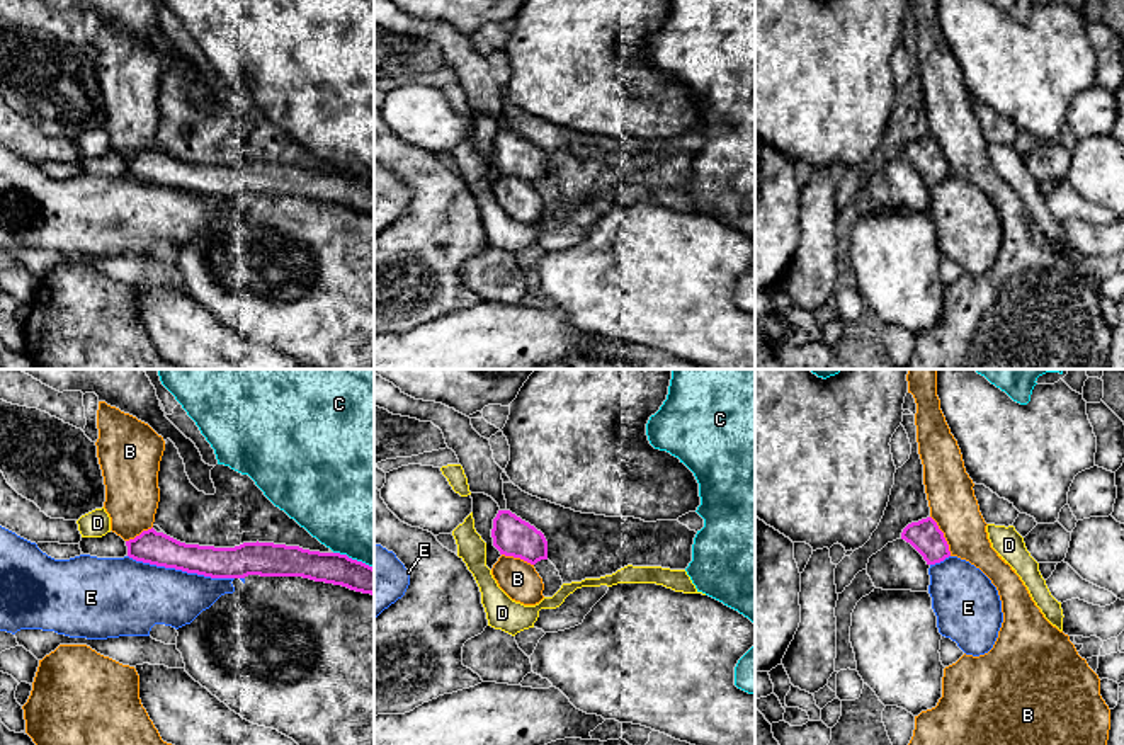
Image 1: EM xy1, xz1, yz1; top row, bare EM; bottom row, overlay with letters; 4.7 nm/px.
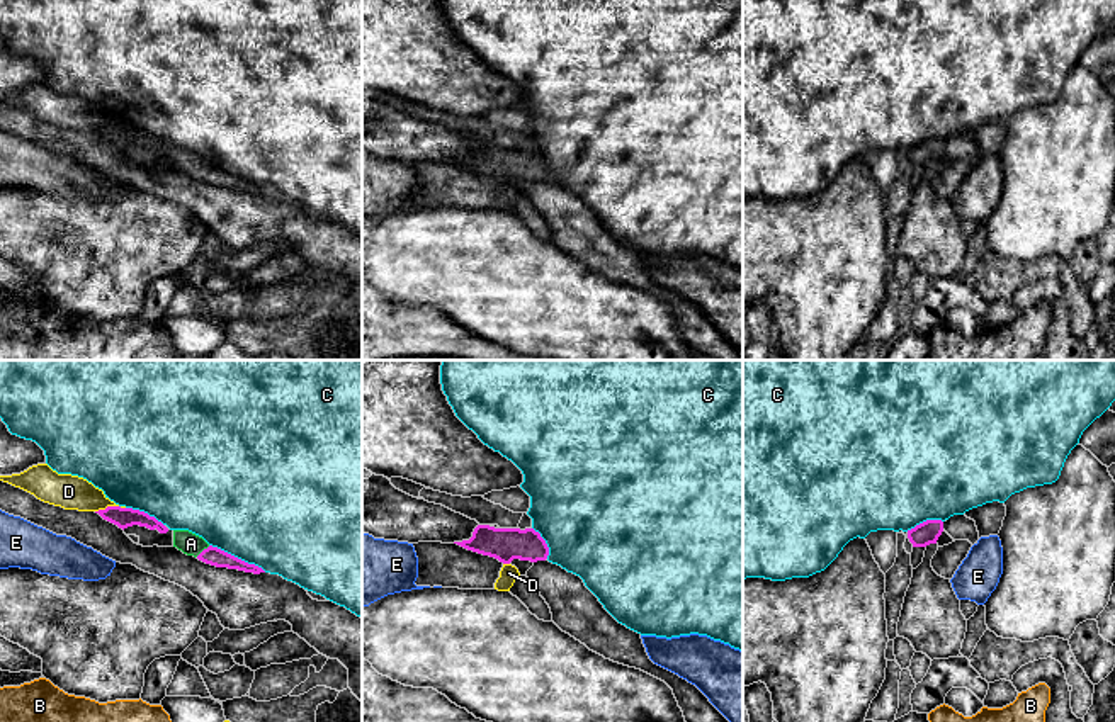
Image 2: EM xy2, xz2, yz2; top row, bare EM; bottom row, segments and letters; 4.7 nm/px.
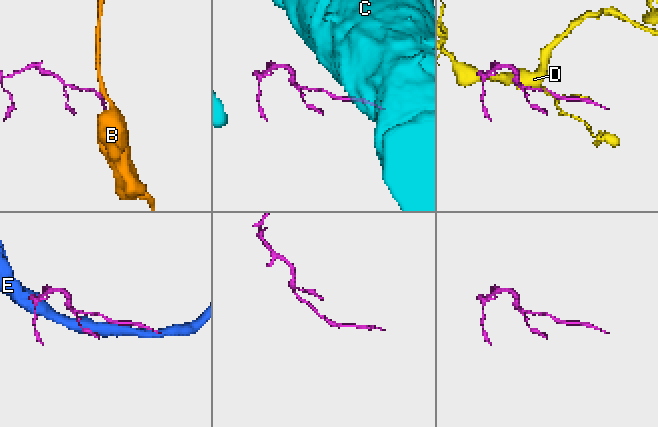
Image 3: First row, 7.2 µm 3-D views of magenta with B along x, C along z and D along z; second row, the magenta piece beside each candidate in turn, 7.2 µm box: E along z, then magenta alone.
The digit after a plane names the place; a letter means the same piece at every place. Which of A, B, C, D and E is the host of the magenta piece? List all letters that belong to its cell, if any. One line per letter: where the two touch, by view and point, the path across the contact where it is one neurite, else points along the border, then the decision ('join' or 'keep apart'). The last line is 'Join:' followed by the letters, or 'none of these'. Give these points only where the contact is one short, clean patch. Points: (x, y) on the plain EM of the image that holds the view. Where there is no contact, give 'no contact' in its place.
A: xy2 (204, 169) | across xy2 (213, 175), (204, 169), (191, 163) | join
B: yz1 (942, 155) | along yz1 (930, 135), (942, 152), (951, 174) | keep apart
C: xy2 (237, 177) | keep apart
D: xy2 (109, 126) | keep apart
E: xy1 (181, 187) | keep apart
Join: A

